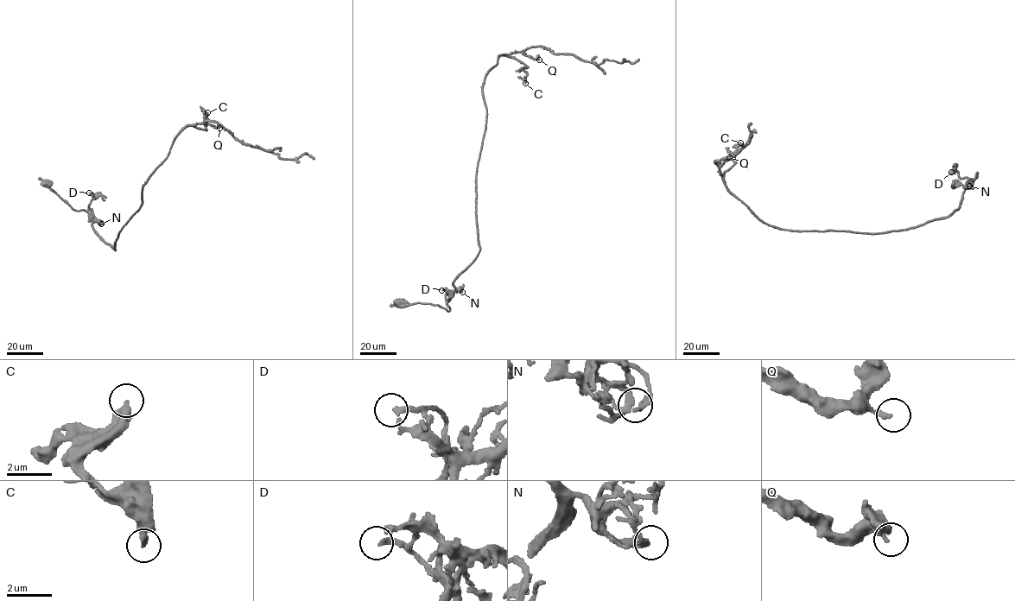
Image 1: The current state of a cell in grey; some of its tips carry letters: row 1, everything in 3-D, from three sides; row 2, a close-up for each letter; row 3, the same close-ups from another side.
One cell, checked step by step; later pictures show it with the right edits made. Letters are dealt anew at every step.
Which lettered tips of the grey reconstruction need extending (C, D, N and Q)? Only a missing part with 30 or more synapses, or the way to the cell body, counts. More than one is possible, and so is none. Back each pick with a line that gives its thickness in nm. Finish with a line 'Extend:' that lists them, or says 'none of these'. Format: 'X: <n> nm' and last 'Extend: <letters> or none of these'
C: 320 nm
Extend: C

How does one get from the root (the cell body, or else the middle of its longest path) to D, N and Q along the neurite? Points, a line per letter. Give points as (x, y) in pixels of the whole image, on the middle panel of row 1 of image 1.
D: (397, 304), (403, 306), (418, 302), (428, 303), (448, 311), (445, 295), (447, 293), (441, 290)
N: (397, 304), (403, 306), (418, 302), (428, 303), (448, 311), (447, 302), (454, 289), (462, 292)
Q: (397, 304), (449, 310), (453, 281), (479, 250), (484, 78), (497, 55), (539, 60)

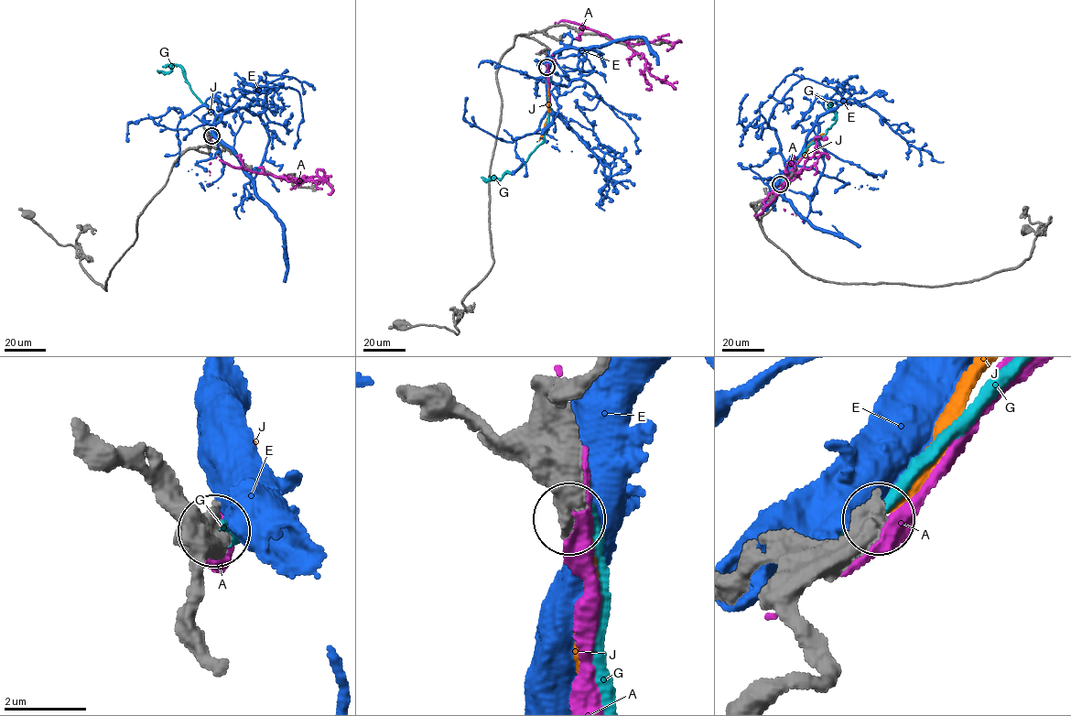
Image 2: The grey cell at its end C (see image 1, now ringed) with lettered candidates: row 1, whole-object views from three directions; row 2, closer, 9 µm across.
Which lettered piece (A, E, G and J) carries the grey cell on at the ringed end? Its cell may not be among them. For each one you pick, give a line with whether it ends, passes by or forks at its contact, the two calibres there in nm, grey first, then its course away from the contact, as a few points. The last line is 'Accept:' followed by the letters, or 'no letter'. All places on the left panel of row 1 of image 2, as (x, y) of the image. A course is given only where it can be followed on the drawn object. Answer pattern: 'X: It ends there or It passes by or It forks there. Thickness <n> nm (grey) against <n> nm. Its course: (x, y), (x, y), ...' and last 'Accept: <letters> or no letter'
Accept: no letter

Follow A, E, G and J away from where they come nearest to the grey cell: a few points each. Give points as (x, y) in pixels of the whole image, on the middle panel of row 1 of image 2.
A: (546, 65), (578, 37), (583, 27), (626, 41), (634, 52), (643, 55), (651, 75), (676, 89)
E: (547, 68), (550, 108), (610, 168), (611, 177), (600, 189), (598, 205), (604, 210)
G: (546, 65), (549, 108), (543, 142), (517, 171), (505, 172), (500, 178), (481, 177)
J: (547, 68), (548, 112), (539, 140)

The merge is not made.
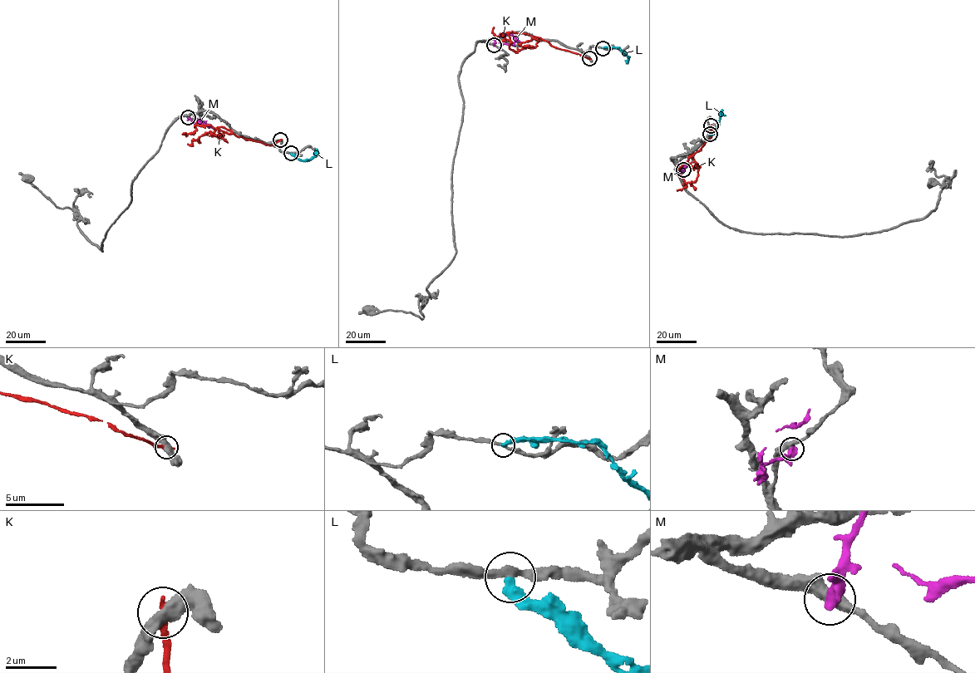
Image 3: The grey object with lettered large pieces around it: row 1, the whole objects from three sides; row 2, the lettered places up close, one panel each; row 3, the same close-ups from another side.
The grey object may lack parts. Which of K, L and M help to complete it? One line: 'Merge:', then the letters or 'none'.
Merge: none

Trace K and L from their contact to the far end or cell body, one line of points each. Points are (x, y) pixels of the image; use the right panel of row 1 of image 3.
K: (711, 125), (708, 141), (687, 157), (694, 154), (691, 157), (698, 165), (696, 180), (691, 184), (696, 189)
L: (710, 134), (713, 134), (718, 125), (722, 110)

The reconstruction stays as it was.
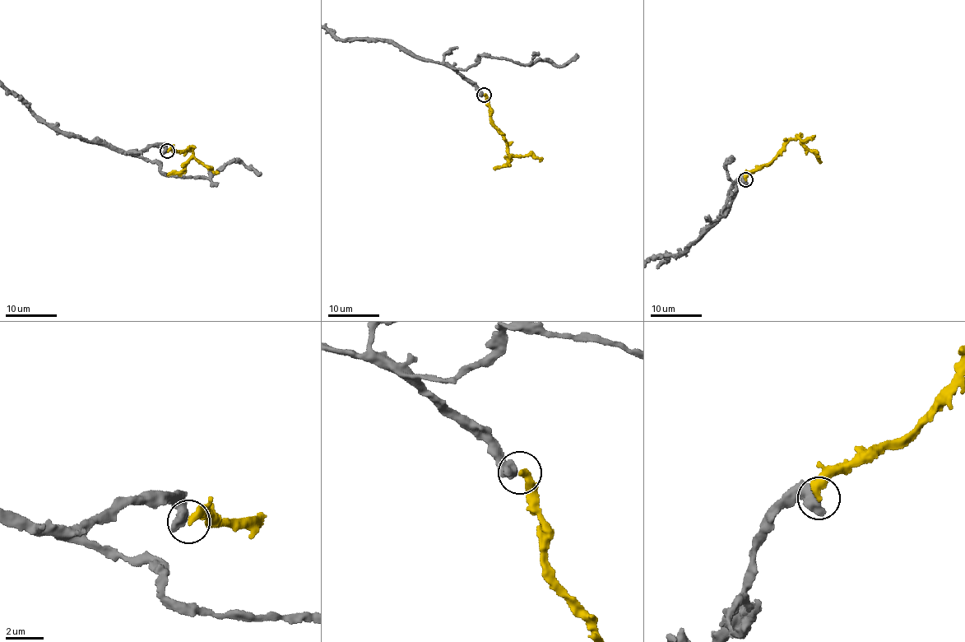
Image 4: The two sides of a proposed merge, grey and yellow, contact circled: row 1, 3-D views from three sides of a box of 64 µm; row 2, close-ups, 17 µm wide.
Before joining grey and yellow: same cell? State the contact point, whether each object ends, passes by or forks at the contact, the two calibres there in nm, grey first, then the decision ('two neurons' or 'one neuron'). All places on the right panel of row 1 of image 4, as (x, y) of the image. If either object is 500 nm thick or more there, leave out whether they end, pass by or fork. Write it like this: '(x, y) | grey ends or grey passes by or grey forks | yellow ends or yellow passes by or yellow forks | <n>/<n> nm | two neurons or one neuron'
(745, 179) | 600/420 nm | two neurons

